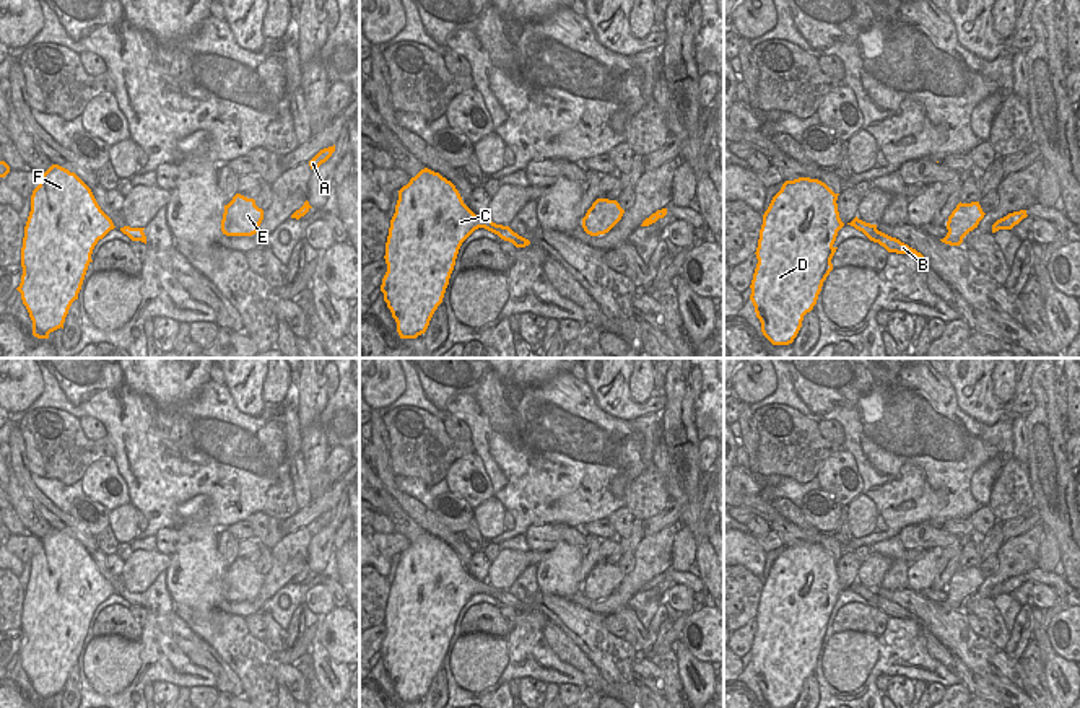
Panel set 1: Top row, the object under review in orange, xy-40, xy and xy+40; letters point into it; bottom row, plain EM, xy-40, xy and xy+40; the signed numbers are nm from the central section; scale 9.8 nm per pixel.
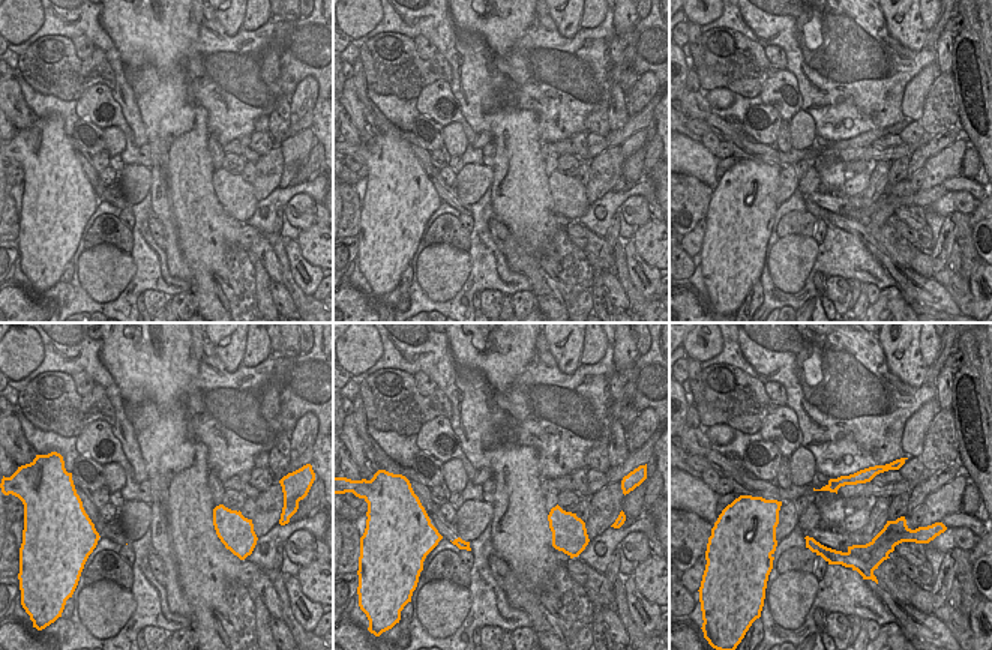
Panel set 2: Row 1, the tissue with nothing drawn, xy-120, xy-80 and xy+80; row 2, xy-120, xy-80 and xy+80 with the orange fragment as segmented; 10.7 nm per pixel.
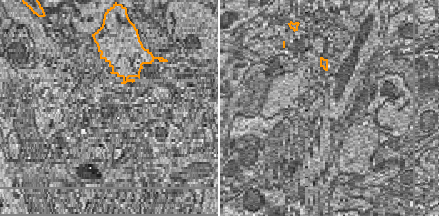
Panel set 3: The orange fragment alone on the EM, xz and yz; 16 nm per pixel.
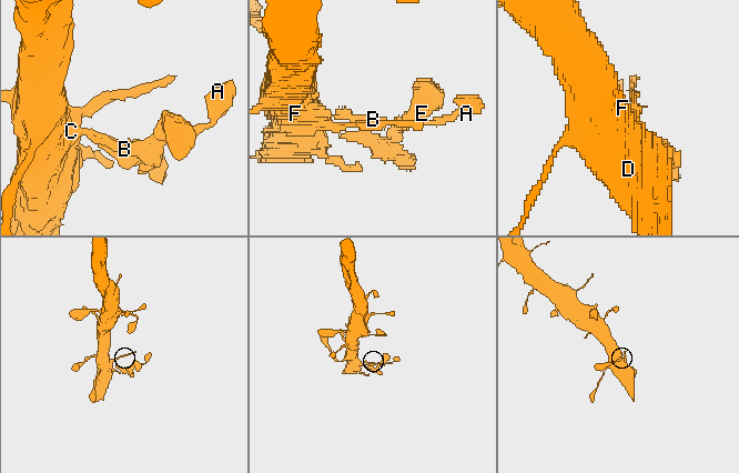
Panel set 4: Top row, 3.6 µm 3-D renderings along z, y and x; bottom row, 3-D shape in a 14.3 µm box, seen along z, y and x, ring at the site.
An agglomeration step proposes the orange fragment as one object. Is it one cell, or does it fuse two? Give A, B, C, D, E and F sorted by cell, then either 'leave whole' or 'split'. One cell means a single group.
A B C D E F; leave whole

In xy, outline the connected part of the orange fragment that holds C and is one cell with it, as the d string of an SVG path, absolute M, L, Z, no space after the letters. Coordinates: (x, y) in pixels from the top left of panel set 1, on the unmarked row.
M428 532L421 534L398 555L385 607L387 636L382 643L381 656L397 687L400 703L416 703L426 697L434 675L442 667L459 614L478 592L498 599L516 612L530 609L529 604L519 601L509 591L496 589L486 581L477 581L464 568L455 550Z

